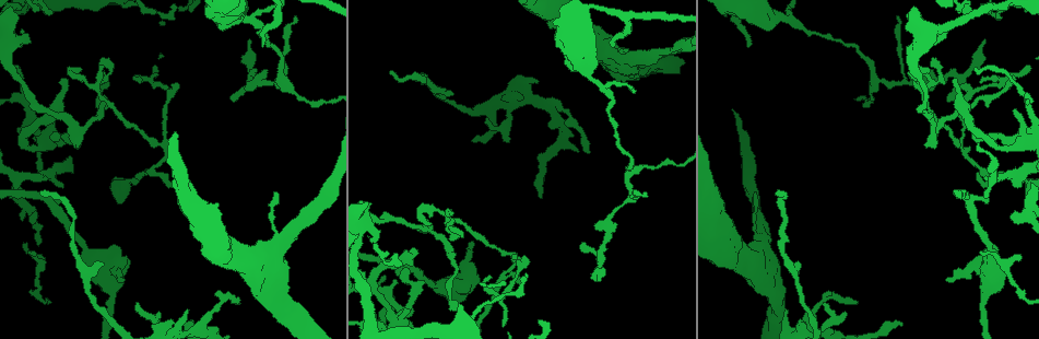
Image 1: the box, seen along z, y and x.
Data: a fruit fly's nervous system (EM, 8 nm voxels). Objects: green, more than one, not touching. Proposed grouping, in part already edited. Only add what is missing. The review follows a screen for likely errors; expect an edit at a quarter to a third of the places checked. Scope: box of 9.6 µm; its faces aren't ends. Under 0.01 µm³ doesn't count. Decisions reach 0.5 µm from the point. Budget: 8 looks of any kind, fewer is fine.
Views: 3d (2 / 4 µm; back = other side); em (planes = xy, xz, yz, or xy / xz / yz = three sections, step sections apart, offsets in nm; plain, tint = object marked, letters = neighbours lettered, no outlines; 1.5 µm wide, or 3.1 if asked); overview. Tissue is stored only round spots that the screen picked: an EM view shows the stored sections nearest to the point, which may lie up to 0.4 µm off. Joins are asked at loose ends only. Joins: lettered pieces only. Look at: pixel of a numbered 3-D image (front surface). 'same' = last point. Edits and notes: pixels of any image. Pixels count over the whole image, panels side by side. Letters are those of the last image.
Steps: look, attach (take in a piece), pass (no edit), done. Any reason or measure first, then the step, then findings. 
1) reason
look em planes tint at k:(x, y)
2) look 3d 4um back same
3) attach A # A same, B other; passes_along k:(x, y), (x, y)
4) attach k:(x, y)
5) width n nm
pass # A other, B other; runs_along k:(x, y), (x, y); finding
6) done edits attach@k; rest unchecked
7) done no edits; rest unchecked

thin end
look 3d 2um at 1:(855, 304)

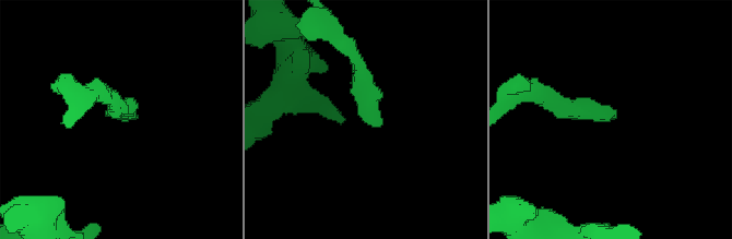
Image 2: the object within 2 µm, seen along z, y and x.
look em planes letters at 2:(134, 114)

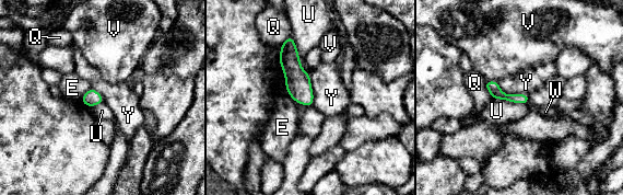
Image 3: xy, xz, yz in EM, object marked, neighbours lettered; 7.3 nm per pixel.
pass # E other, Q other, U other, V other, W other, Y other; border 3:(497, 81), (506, 93), (528, 95); no lettered piece goes on from it

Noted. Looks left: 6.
an open end
look em planes letters at 1:(1015, 185)

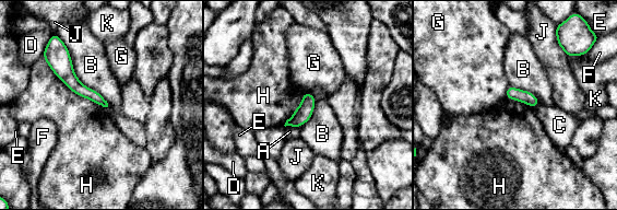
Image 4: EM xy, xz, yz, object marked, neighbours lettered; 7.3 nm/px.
pass # A other, B other, C other, D other, E other, F other, G other, H other, J other, K other; no lettered piece goes on from it

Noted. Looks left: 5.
end of a long branch
look 3d 2um at 1:(450, 311)

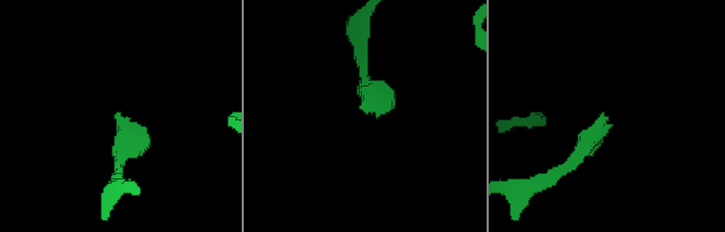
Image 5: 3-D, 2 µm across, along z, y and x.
look em xz step 8 letters at 5:(364, 112)

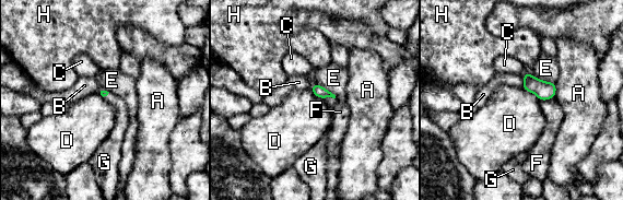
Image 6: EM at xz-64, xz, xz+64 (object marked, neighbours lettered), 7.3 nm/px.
look em planes letters same

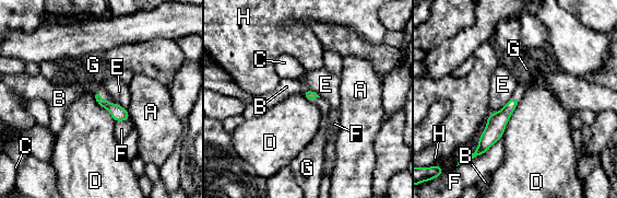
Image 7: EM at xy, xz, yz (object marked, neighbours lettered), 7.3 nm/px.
width 80 nm
attach G # A other, B other, C other, D other, E other, F other, G same, H other; passes_along 7:(118, 113), (105, 100), (96, 67); it goes on there

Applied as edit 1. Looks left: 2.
done edits attach@7; rest unchecked

